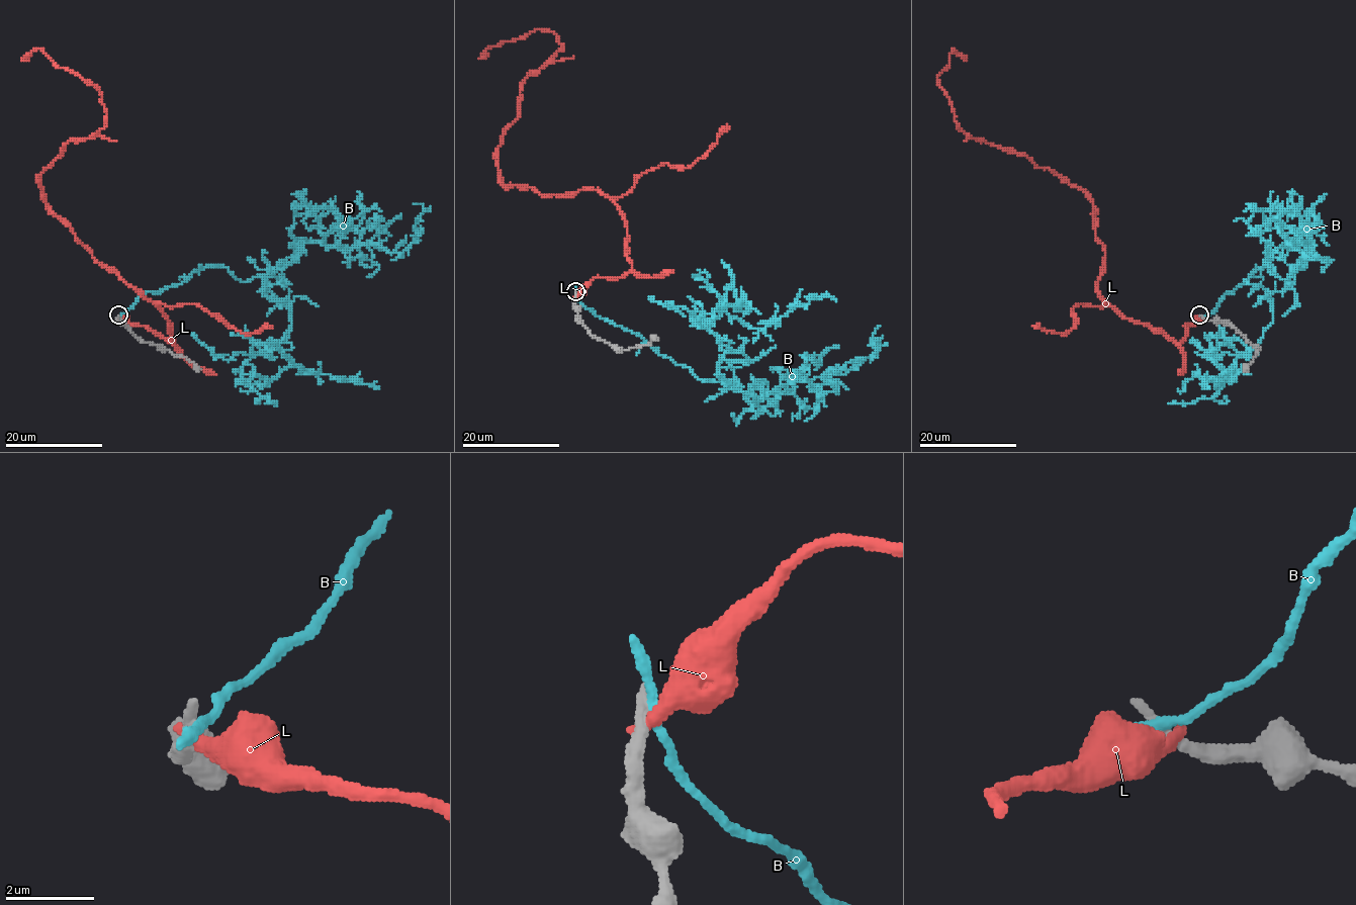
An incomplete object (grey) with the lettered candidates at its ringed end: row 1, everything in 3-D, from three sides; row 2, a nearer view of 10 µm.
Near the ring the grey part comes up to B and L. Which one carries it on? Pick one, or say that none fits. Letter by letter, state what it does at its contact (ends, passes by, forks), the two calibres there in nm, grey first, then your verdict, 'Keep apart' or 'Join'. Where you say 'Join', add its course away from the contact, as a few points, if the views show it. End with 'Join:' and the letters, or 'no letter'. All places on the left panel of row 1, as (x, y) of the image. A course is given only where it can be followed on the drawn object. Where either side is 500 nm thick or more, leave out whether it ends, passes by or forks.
B: It passes by. Thickness 300 nm (grey) against 220 nm. Keep apart
L: It ends there. Thickness 360 nm (grey) against 400 nm. Keep apart
Join: no letter

